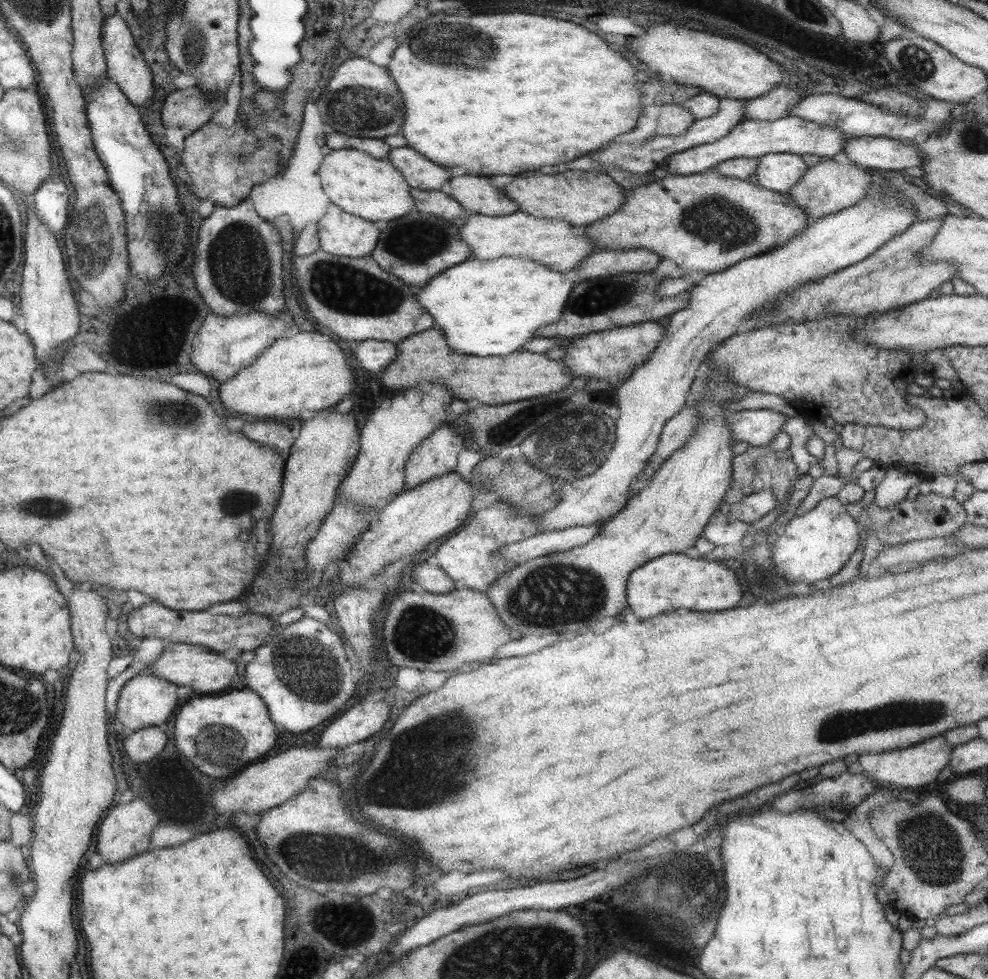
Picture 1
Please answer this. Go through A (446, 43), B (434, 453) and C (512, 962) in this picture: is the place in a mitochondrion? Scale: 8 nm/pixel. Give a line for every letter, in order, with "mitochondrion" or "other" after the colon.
A: mitochondrion
B: other
C: mitochondrion

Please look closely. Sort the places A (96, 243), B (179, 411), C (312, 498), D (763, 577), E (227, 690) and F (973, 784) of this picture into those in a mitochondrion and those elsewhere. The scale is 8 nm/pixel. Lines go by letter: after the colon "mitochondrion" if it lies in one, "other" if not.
A: mitochondrion
B: mitochondrion
C: other
D: mitochondrion
E: other
F: other

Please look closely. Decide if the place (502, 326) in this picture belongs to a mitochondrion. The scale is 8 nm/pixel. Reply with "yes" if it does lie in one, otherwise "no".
no

